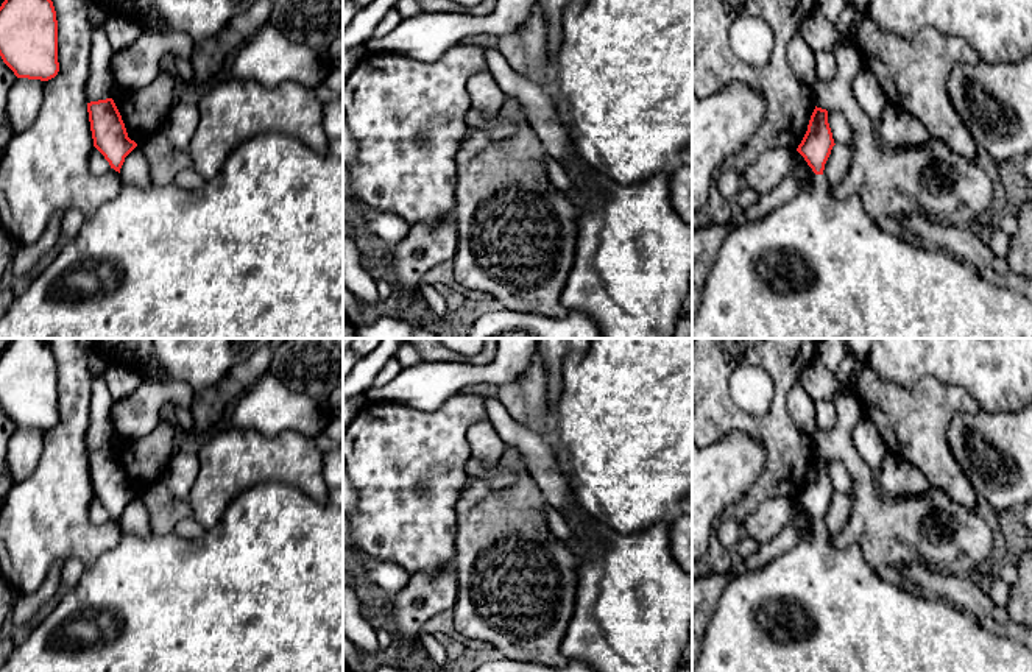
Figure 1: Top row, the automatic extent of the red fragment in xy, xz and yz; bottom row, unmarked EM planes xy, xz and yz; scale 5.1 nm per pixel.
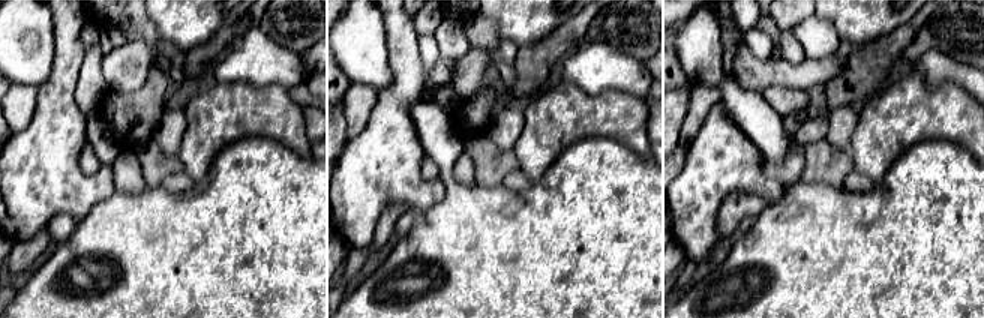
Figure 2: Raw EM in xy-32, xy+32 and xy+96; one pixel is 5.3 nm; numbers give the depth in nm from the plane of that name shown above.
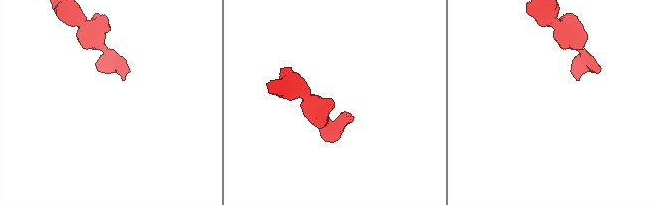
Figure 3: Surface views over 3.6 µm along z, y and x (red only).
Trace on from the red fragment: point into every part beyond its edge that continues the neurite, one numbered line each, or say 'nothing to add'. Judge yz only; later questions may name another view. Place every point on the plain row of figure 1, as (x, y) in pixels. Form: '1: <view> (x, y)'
1: yz (816, 608)

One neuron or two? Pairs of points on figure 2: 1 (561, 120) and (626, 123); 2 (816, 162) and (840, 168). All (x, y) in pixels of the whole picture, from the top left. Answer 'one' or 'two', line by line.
1: one
2: one

